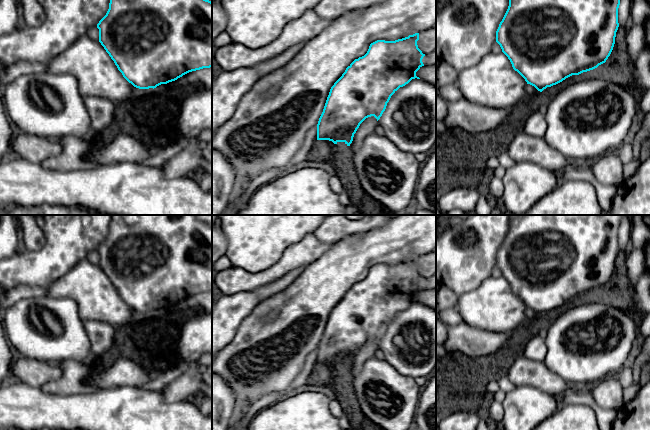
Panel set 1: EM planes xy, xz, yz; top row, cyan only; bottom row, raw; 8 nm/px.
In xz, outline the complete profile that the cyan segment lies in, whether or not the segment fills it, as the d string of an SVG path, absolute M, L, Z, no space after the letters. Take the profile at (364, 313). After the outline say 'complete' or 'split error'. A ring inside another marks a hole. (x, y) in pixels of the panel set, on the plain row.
M415 257L395 265L377 264L371 267L367 277L355 283L331 311L317 348L317 364L329 364L334 368L344 366L347 370L350 370L354 358L366 342L374 340L378 345L385 335L391 320L412 303L420 303L416 300L416 296L424 290L422 283L425 278L418 272L418 264L419 257Z | complete

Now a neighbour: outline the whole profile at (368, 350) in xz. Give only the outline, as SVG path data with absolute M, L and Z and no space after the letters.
M374 340L366 342L357 353L354 358L353 364L356 366L360 366L367 359L374 357L375 352L379 349L377 343Z

